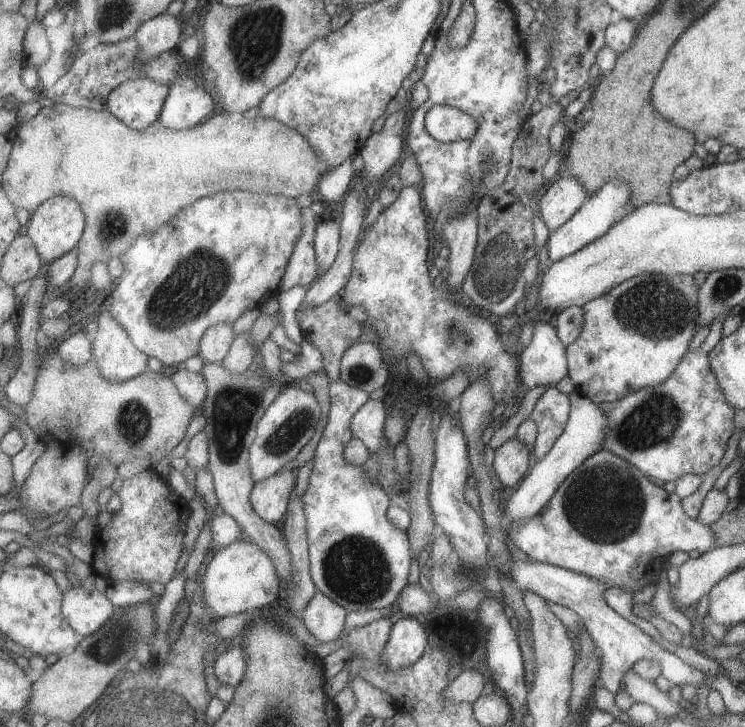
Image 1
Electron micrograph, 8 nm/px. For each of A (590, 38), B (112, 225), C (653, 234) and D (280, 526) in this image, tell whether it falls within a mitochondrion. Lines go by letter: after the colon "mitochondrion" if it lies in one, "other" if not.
A: other
B: mitochondrion
C: other
D: other

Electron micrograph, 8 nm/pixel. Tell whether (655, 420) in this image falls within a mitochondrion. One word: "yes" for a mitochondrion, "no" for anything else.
yes

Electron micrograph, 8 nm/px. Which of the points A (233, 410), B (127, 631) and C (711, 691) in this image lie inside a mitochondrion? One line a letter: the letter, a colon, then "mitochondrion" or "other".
A: mitochondrion
B: mitochondrion
C: other

